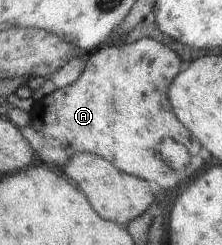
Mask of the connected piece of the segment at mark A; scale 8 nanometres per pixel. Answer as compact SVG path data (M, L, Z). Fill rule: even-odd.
M141 39L133 45L123 45L123 47L119 47L119 41L108 42L86 56L85 69L75 83L54 90L52 94L42 96L38 101L33 102L29 112L31 119L27 125L17 126L17 129L23 133L23 137L29 143L32 143L35 154L49 169L71 185L75 185L79 191L80 187L66 175L63 168L69 165L69 160L76 153L82 151L100 155L107 161L113 162L113 165L120 170L145 181L153 181L162 189L175 189L184 181L188 182L197 177L205 167L205 160L201 157L202 144L177 118L173 112L172 102L169 100L169 89L181 74L181 62L181 57L175 51L171 51L169 47L155 39ZM165 139L173 139L185 145L185 149L189 151L191 163L185 171L177 171L165 163L162 157Z

